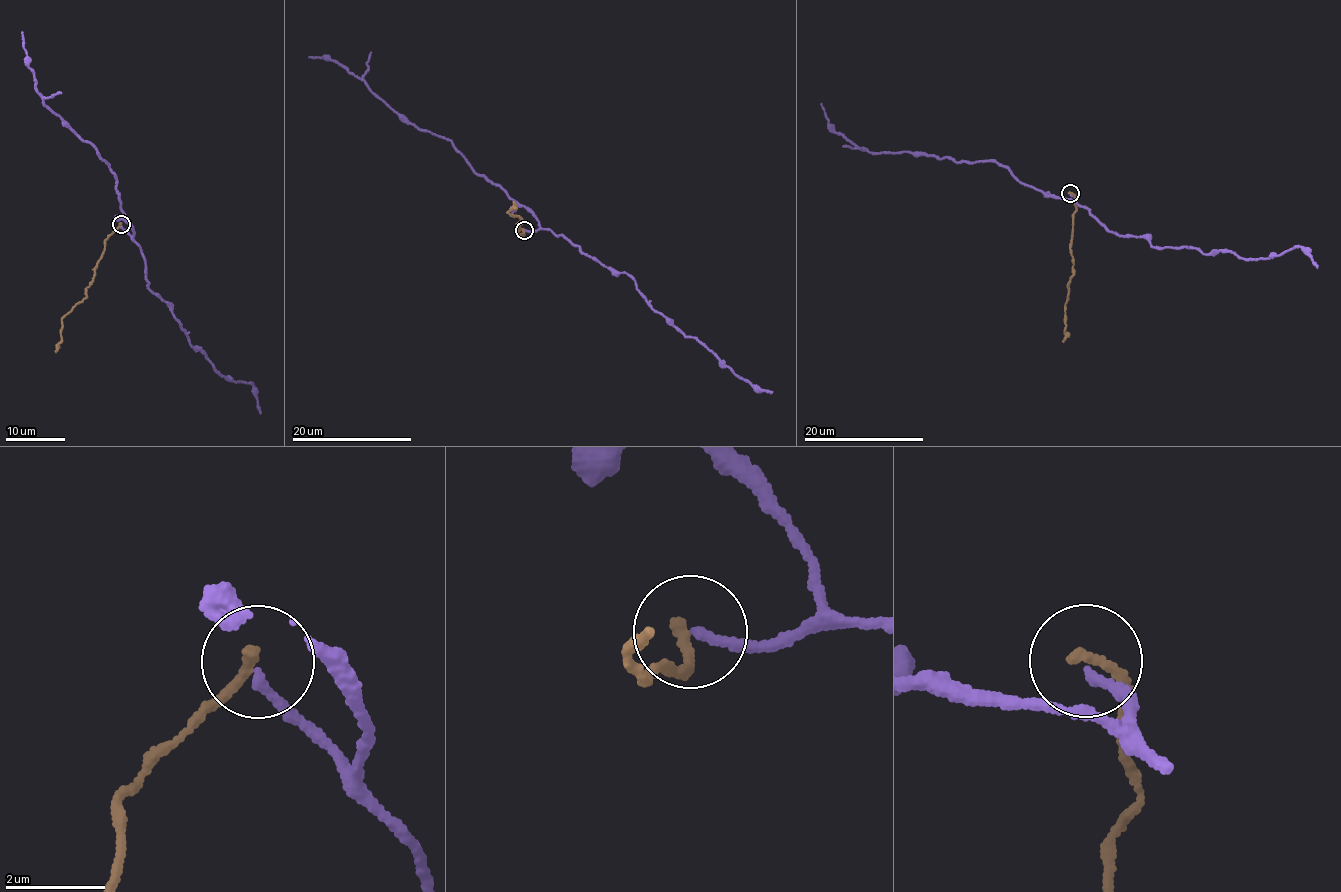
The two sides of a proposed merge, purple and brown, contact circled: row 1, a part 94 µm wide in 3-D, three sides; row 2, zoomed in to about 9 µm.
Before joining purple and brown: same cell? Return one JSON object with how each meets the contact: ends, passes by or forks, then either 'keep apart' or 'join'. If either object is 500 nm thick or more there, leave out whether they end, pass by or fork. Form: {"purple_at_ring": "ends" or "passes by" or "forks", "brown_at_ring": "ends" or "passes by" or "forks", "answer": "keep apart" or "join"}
{"purple_at_ring": "ends", "brown_at_ring": "ends", "answer": "keep apart"}

